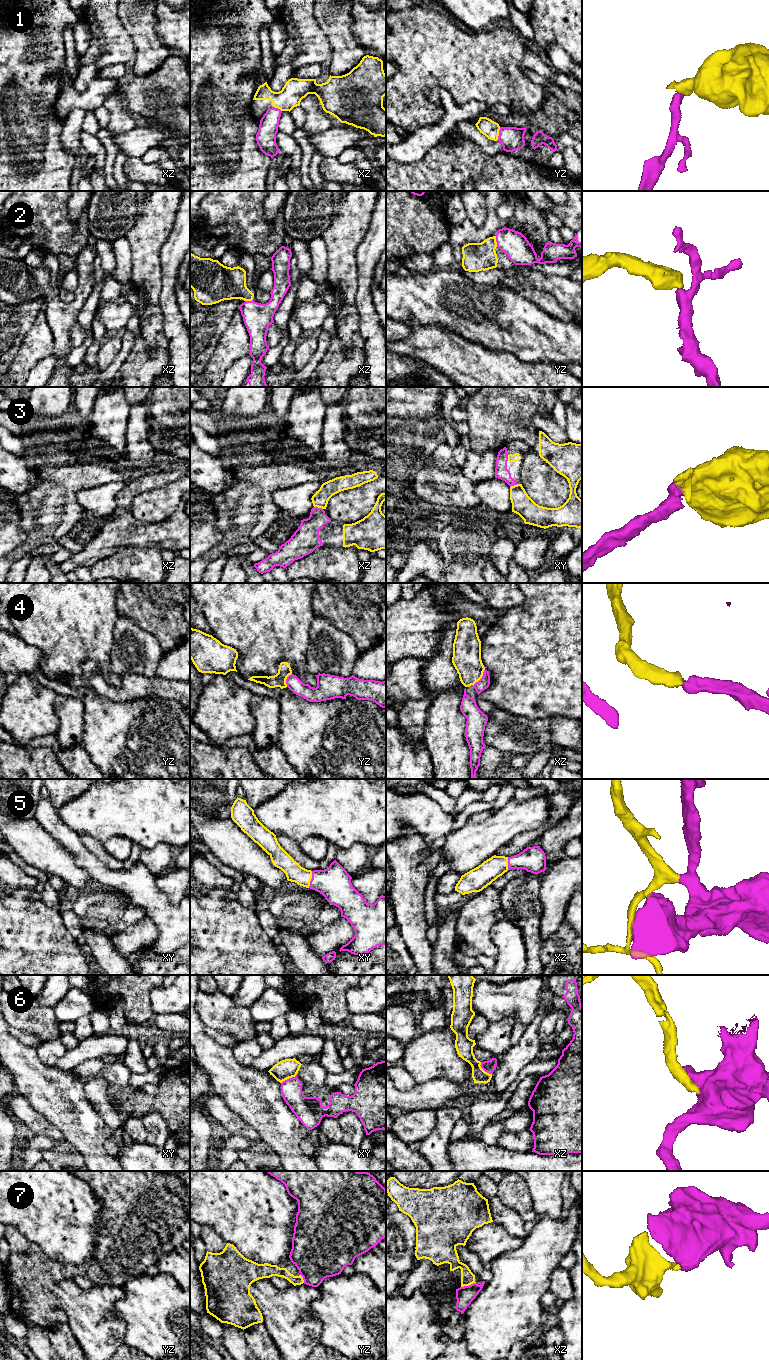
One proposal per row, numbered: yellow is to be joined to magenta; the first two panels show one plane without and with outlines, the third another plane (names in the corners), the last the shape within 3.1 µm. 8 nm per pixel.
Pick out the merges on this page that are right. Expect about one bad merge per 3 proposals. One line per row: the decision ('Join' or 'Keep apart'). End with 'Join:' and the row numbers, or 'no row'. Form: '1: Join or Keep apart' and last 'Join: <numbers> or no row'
1: Keep apart
2: Join
3: Join
4: Join
5: Join
6: Keep apart
7: Join
Join: 2, 3, 4, 5, 7

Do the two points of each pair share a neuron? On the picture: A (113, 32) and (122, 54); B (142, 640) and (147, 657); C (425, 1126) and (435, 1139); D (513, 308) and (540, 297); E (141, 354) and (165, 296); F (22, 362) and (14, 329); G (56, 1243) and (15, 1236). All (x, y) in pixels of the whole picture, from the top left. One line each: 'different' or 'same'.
A: same
B: same
C: different
D: different
E: different
F: different
G: different

